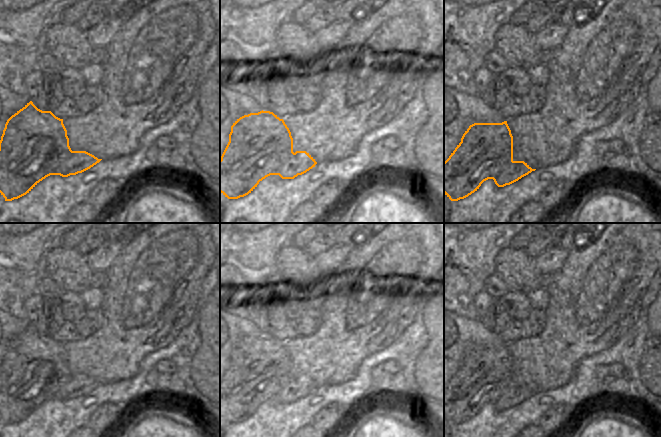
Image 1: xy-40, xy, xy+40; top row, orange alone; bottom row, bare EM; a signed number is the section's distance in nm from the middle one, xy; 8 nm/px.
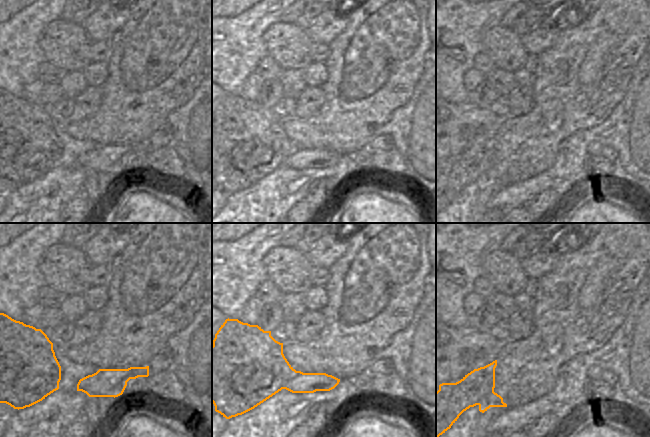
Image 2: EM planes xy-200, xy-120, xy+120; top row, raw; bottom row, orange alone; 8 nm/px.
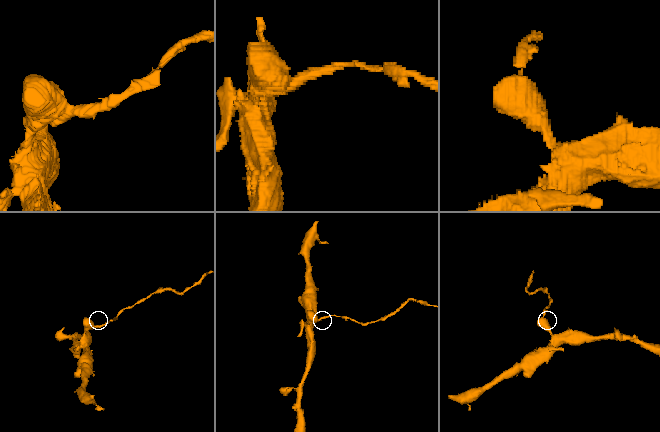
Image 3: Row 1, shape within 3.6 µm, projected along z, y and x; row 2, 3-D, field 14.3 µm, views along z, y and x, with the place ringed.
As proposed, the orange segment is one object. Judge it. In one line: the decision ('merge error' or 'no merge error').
merge error

